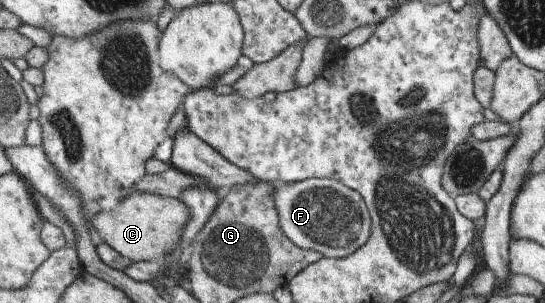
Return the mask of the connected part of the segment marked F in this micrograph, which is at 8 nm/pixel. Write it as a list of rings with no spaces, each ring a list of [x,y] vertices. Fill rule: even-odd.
[[[309,178],[293,183],[271,182],[280,231],[300,249],[316,251],[322,258],[346,257],[368,239],[371,220],[362,197],[334,179]]]

